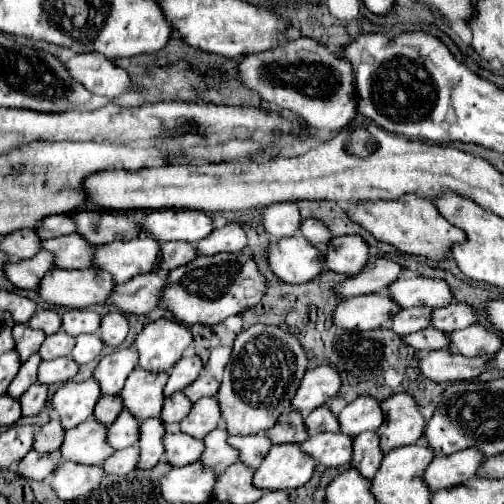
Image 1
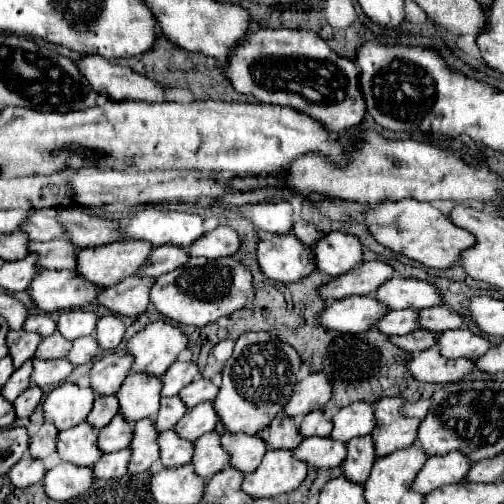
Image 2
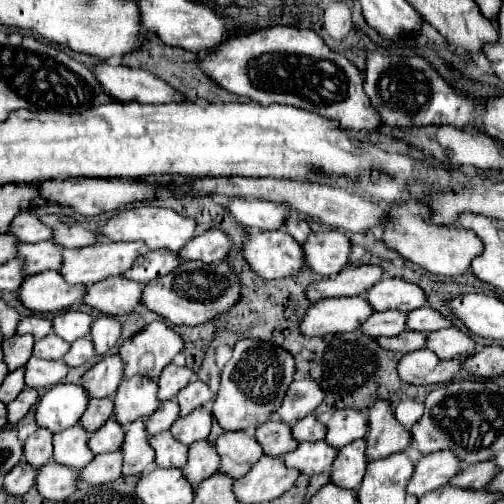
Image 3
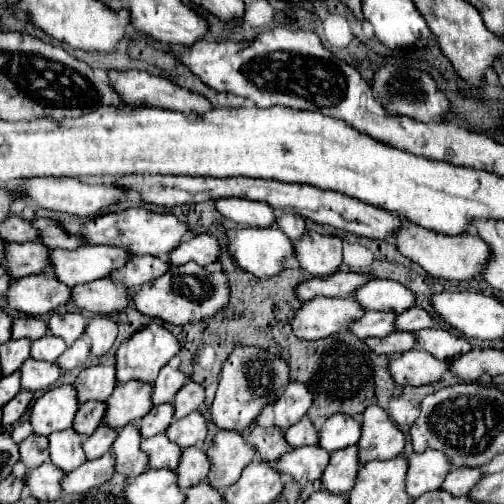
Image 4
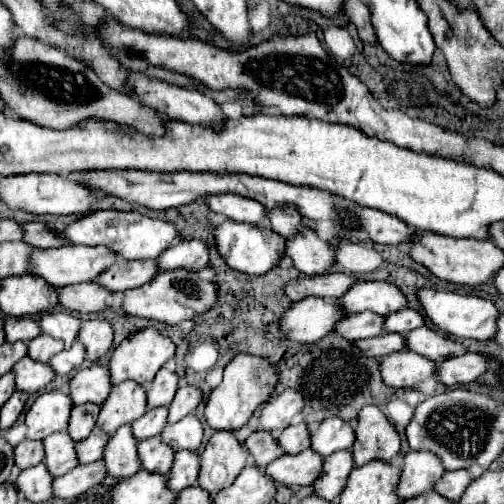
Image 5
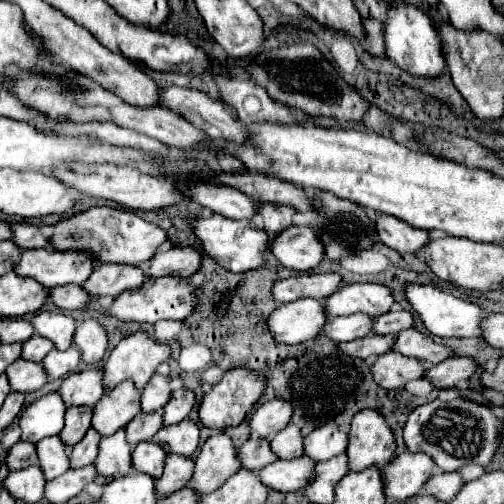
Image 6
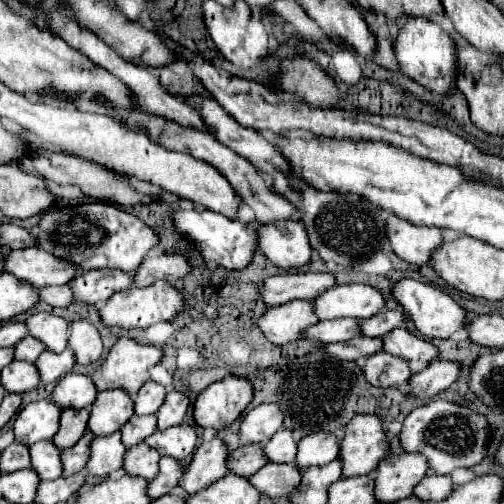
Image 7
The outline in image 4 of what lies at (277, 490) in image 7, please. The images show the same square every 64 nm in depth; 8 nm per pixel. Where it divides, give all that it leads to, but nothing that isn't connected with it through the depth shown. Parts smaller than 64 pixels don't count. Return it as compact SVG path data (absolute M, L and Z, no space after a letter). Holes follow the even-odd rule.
M300 446L294 448L290 452L286 452L278 462L276 462L276 470L292 476L298 482L306 482L306 480L316 480L322 476L324 468L328 466L330 454L316 446Z

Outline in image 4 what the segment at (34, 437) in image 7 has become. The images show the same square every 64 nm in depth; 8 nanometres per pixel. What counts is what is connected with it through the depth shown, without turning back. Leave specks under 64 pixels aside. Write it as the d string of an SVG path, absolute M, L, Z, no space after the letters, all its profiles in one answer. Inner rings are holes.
M72 384L50 388L42 398L36 400L30 422L36 434L50 436L52 432L66 430L74 424L76 412L80 408L78 392Z

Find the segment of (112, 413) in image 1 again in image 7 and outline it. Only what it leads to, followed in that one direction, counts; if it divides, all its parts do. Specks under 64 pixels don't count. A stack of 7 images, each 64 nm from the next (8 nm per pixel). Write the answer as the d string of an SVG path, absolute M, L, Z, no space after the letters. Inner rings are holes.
M74 408L62 410L60 430L54 436L54 442L58 444L58 448L74 446L80 440L80 436L84 436L86 426L88 426L88 418L90 418L90 412L86 408L82 408L82 410L74 410Z

